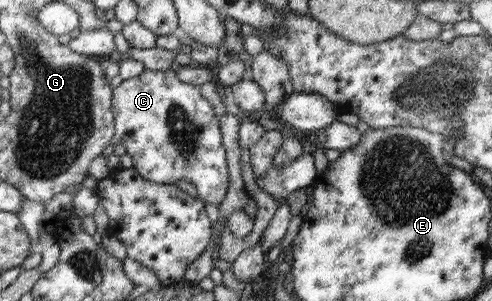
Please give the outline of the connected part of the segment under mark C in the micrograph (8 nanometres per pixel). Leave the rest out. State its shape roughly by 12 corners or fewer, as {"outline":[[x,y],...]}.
{"outline":[[175,69],[113,89],[117,143],[149,181],[229,187],[215,107]]}

